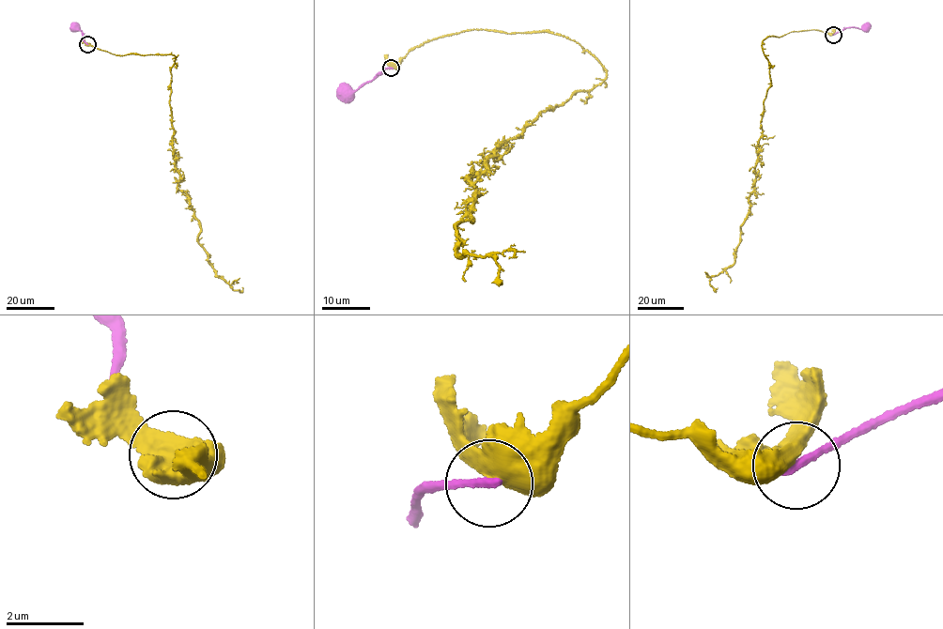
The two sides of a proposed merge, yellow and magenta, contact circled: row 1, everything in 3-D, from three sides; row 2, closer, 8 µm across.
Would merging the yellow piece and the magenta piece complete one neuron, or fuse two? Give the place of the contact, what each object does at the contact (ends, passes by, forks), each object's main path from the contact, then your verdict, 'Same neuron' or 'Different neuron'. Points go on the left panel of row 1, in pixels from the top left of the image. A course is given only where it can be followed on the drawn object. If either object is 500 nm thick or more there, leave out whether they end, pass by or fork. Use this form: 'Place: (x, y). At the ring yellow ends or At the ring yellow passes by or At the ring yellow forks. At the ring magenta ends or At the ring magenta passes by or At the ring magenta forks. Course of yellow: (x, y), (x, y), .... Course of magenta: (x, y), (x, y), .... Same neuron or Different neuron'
Place: (87, 44). Course of yellow: (87, 44), (122, 55), (175, 56), (169, 100), (177, 188), (193, 209), (208, 264), (233, 290), (242, 287). Course of magenta: (87, 44), (73, 23). Different neuron

